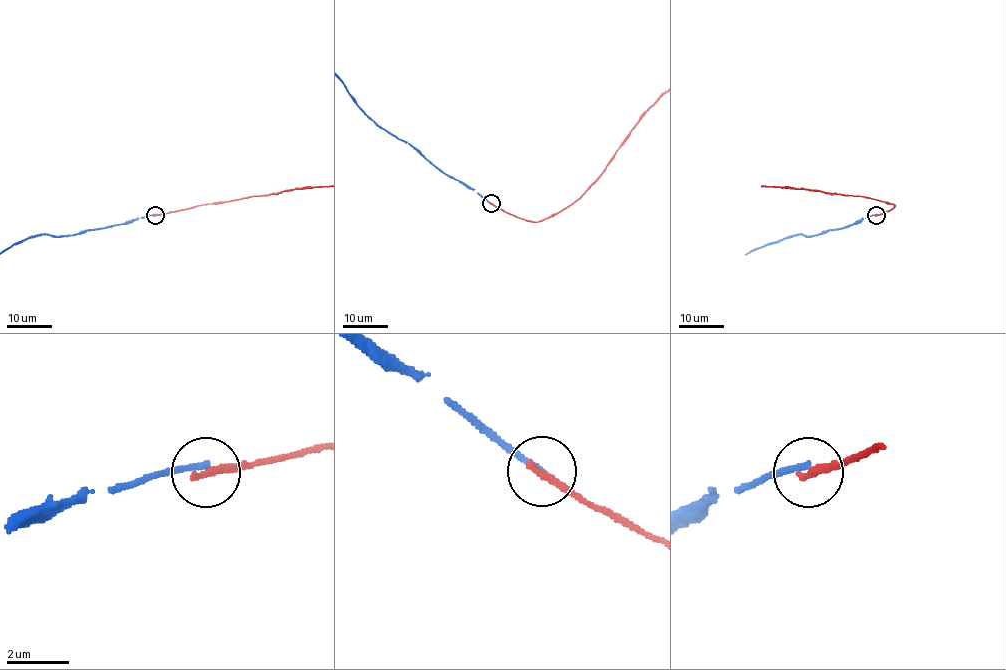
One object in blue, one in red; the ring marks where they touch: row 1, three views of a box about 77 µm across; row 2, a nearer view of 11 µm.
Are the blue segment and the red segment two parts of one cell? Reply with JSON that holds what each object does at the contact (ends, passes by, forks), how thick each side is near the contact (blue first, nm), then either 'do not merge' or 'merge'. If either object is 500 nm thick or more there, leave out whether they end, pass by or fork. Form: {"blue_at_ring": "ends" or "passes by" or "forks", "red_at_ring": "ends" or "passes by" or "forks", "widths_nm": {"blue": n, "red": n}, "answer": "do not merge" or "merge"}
{"blue_at_ring": "ends", "red_at_ring": "ends", "widths_nm": {"blue": 190, "red": 280}, "answer": "do not merge"}

